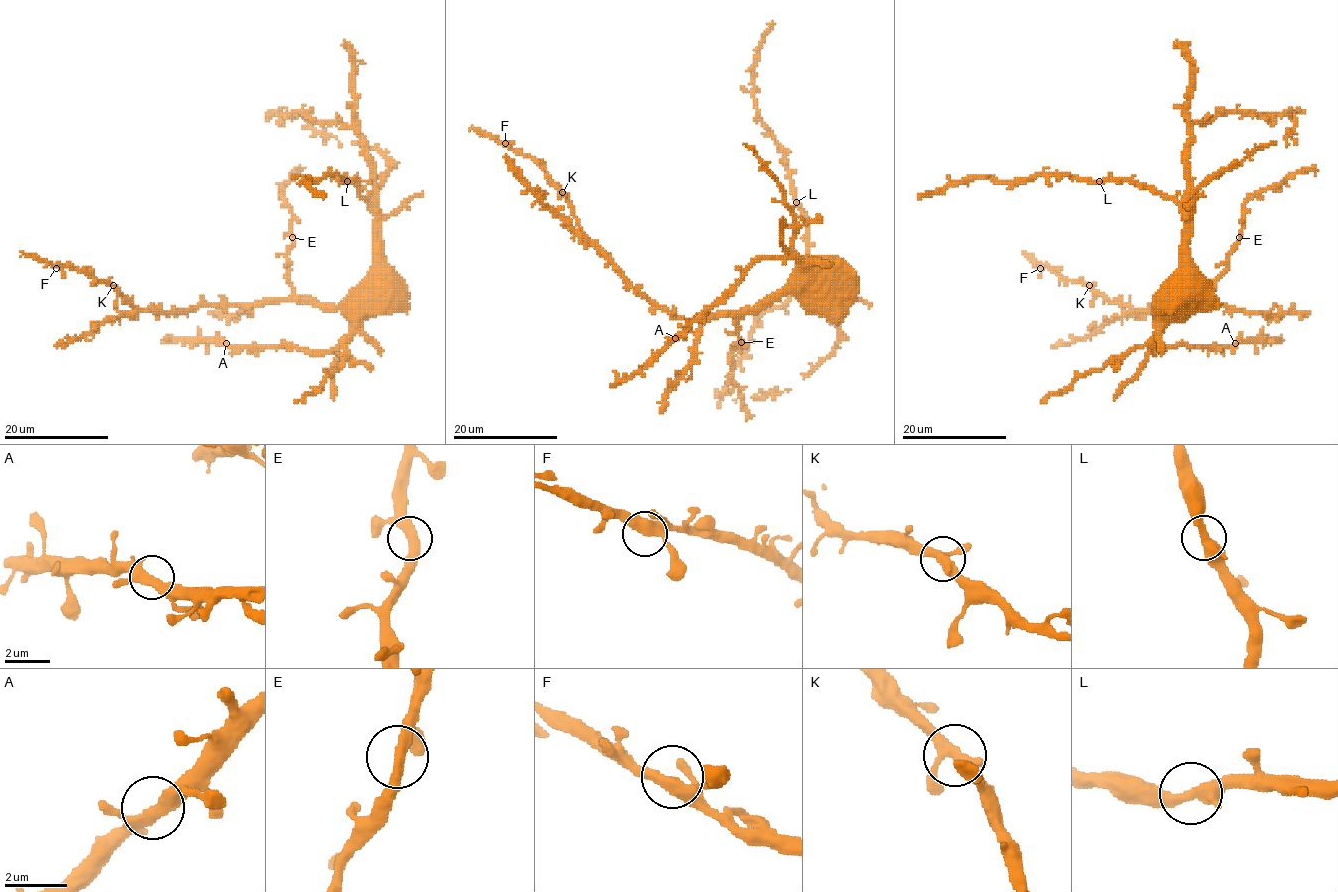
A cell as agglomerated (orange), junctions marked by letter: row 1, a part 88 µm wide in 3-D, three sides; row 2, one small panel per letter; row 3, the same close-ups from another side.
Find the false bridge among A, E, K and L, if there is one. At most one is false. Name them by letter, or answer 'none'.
none

